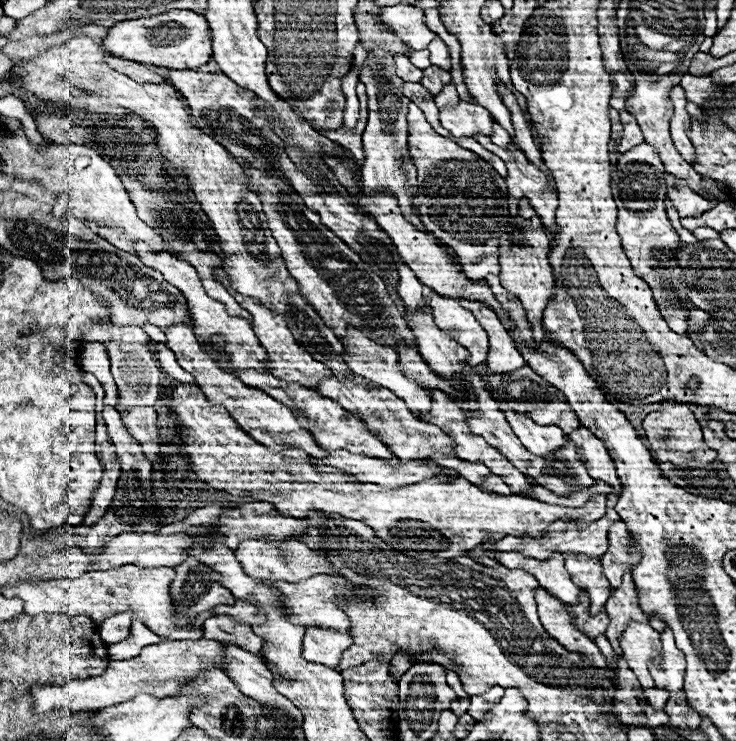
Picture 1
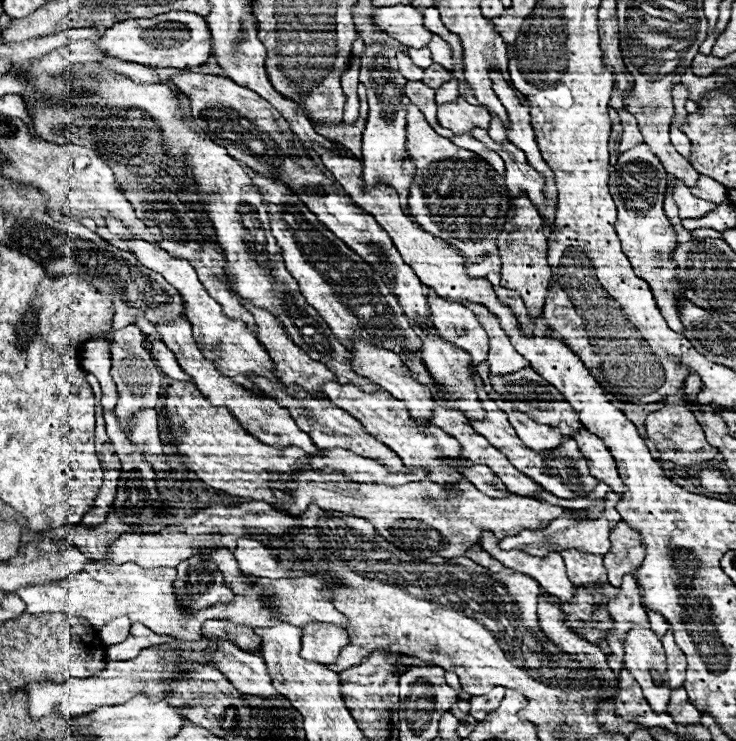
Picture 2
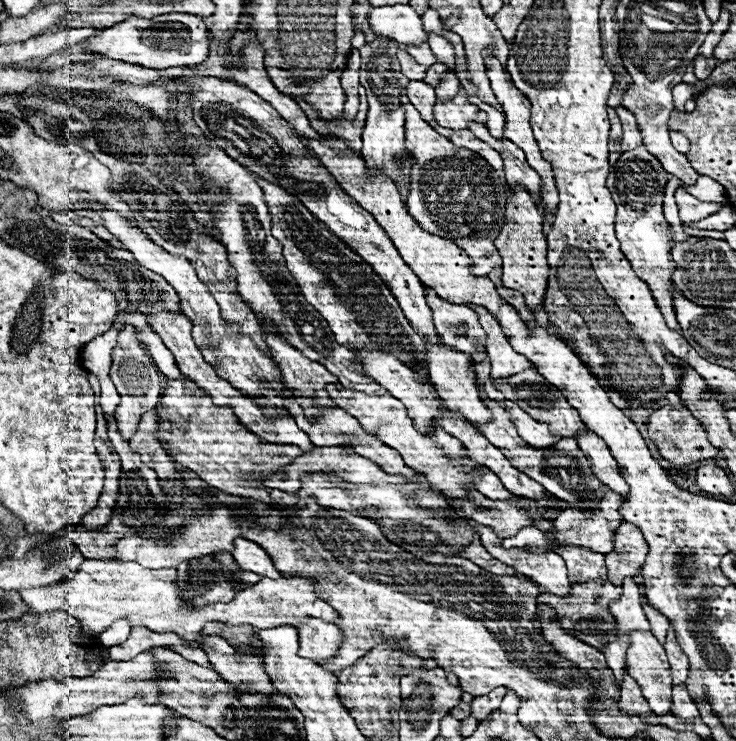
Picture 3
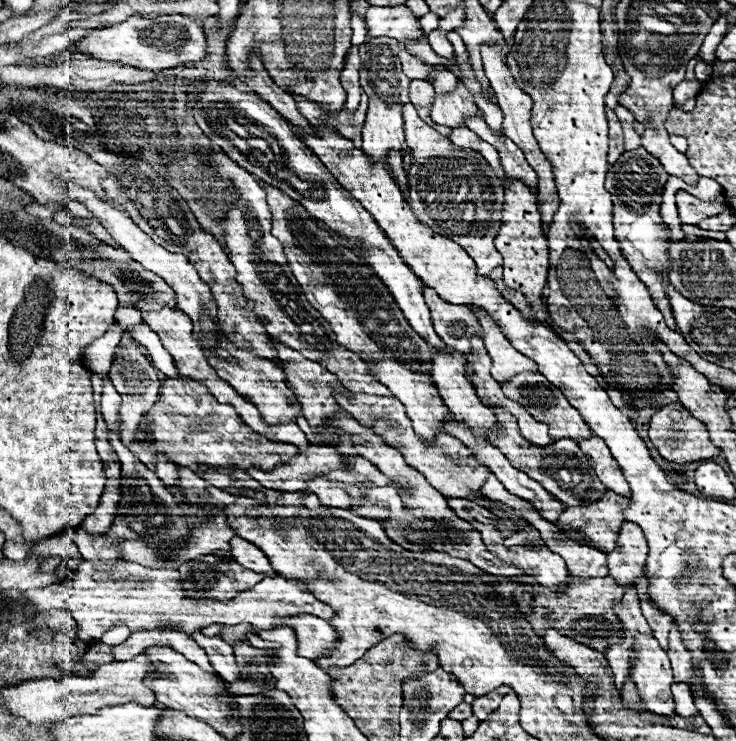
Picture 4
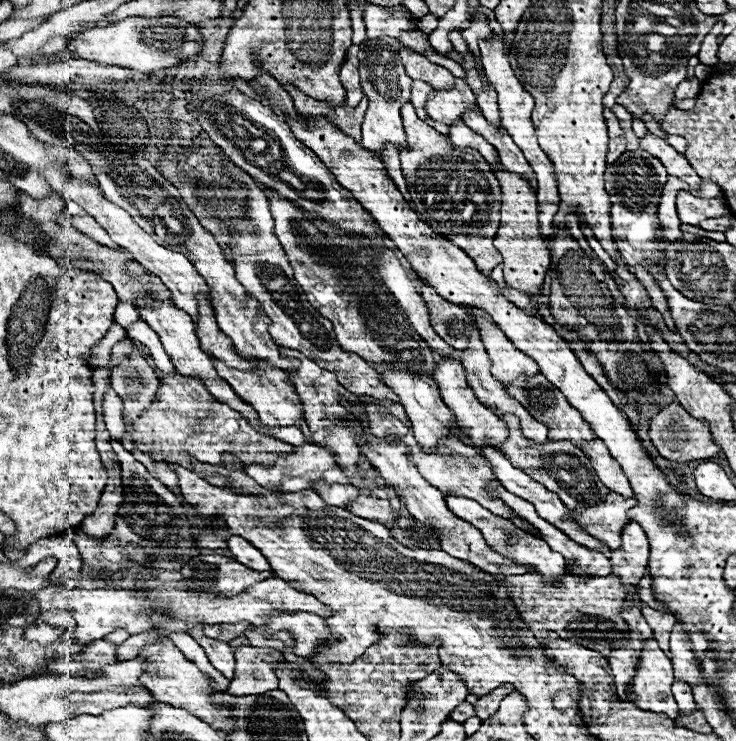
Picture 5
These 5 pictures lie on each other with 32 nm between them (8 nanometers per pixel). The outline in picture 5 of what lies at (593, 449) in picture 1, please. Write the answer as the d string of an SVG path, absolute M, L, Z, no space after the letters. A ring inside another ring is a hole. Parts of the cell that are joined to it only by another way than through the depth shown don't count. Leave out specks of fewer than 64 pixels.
M594 438L590 442L582 444L582 452L586 452L586 456L590 456L592 468L596 470L598 478L604 482L606 488L610 488L612 492L618 492L626 498L632 498L632 488L630 482L626 480L620 464L610 456L606 444L600 438Z

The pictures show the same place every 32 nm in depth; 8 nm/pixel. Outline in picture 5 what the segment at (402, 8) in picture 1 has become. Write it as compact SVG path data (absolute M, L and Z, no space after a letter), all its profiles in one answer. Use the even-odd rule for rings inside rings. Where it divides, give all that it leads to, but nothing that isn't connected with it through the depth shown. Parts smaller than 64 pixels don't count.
M374 4L366 6L364 24L366 24L366 30L368 30L368 38L380 38L380 36L400 38L402 32L418 30L416 18L408 10L388 12L388 10L374 6Z

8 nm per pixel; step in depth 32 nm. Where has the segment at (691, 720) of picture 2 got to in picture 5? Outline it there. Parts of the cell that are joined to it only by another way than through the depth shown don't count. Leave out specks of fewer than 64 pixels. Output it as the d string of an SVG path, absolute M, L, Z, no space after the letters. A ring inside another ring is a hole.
M674 682L672 684L672 692L674 692L674 698L676 698L676 704L678 704L678 710L682 716L690 714L696 710L696 704L694 704L694 698L692 698L692 690L688 690L688 684L686 682Z

